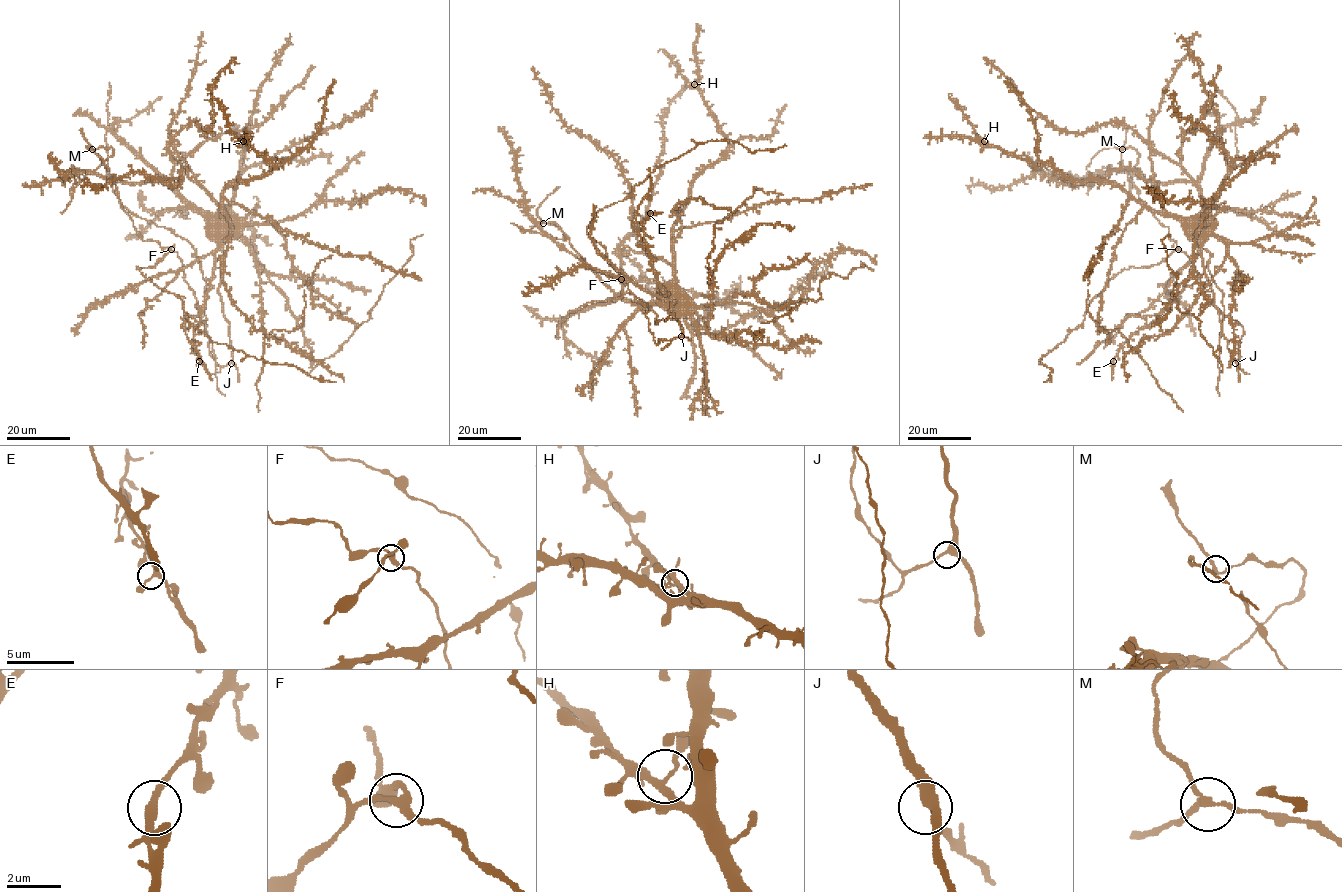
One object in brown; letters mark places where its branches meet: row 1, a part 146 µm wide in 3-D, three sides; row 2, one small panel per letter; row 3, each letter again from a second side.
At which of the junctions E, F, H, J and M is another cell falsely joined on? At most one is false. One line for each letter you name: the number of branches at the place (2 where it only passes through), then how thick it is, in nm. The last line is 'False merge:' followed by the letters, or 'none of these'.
M: Branches: 3. Thickness 200 nm
False merge: M

